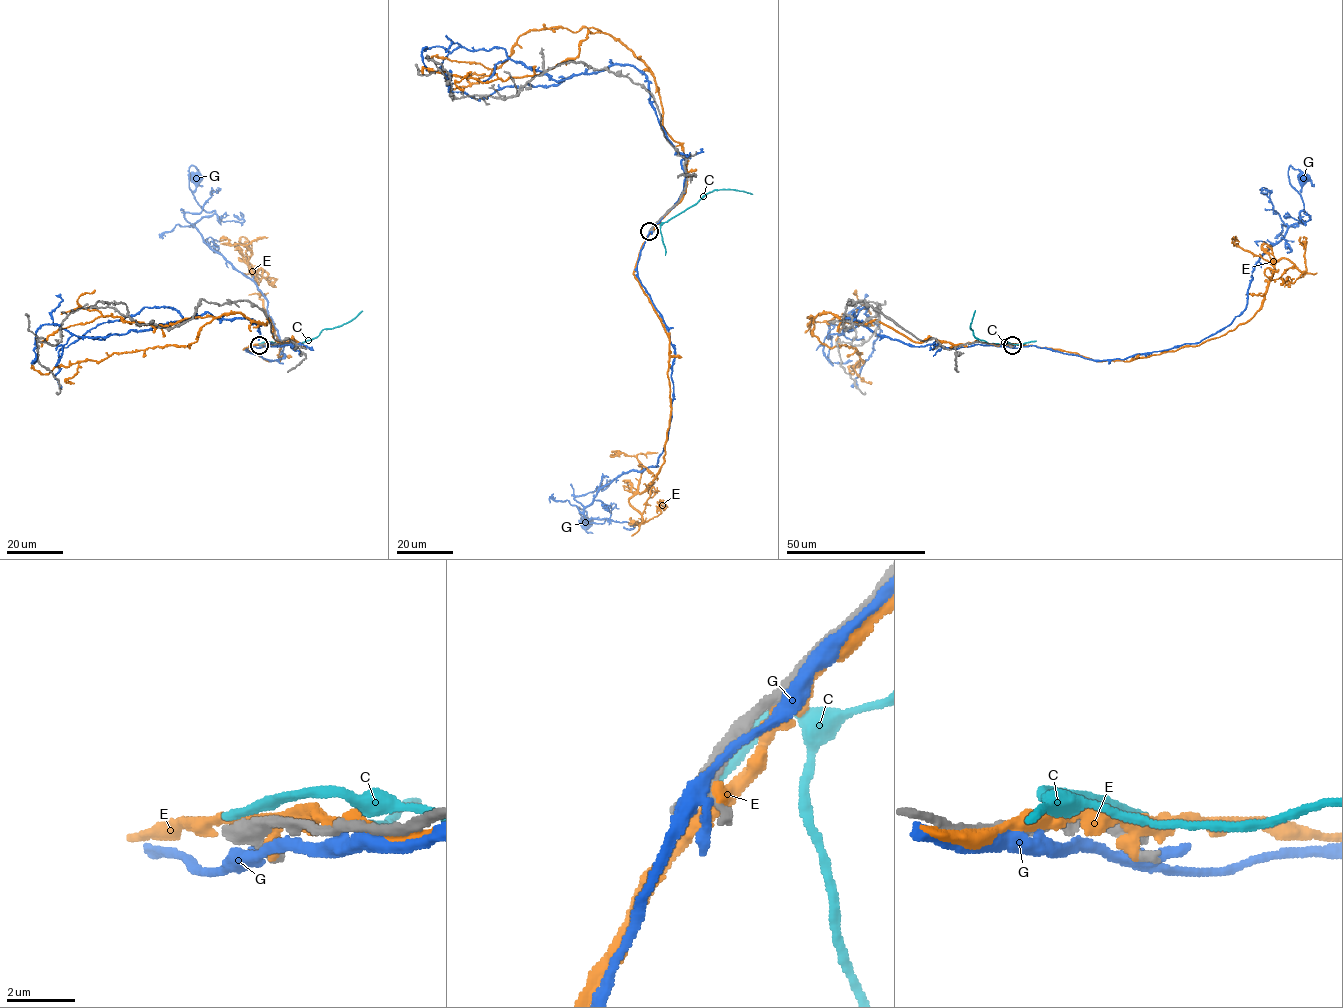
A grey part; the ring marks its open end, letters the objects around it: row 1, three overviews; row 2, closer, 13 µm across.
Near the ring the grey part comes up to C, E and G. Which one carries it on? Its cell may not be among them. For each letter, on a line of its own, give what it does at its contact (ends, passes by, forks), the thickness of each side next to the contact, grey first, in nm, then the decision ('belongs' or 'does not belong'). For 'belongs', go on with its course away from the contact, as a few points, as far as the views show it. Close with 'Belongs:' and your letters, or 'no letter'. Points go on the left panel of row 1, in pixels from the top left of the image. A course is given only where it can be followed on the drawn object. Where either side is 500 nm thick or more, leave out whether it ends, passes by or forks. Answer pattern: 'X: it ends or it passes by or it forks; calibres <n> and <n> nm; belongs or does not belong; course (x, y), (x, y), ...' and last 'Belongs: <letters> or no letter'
C: it ends; calibres 440 and 340 nm; does not belong
E: it passes by; calibres 480 and 440 nm; does not belong
G: calibres 650 and 360 nm; does not belong
Belongs: no letter

